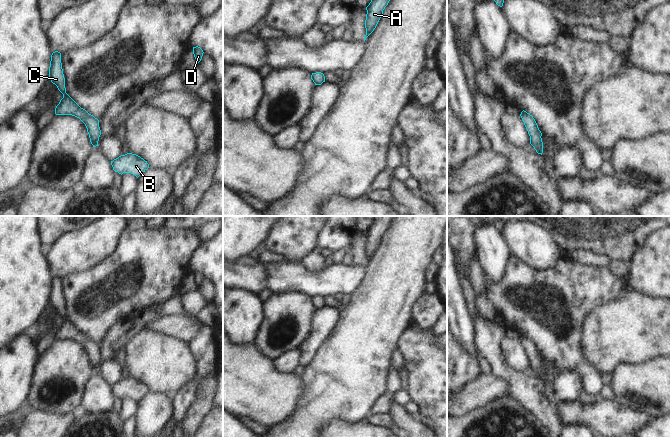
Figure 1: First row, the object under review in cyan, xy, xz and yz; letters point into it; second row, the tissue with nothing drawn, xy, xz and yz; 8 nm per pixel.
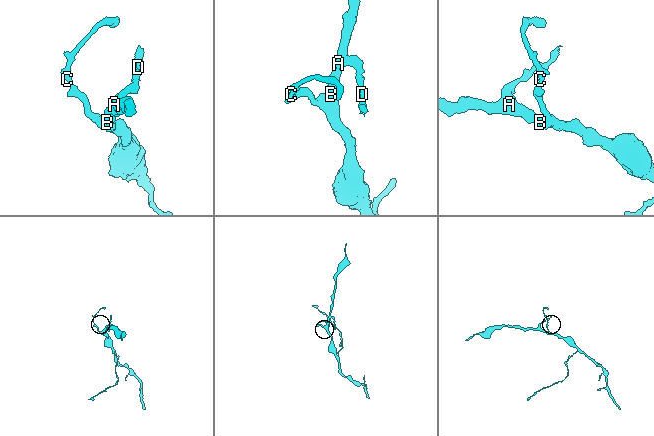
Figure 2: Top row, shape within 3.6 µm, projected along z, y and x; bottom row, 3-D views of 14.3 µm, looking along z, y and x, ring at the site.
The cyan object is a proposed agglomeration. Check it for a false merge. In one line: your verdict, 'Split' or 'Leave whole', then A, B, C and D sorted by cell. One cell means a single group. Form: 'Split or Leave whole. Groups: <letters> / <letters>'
Leave whole. Groups: A B C D.

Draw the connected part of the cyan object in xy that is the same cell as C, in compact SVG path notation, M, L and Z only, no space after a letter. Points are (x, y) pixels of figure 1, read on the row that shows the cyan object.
M55 51L51 55L49 67L49 79L55 84L63 94L63 98L55 108L56 115L72 115L79 118L86 126L90 142L93 147L98 146L101 130L99 120L81 108L67 93L65 88L65 78L61 63L61 53Z

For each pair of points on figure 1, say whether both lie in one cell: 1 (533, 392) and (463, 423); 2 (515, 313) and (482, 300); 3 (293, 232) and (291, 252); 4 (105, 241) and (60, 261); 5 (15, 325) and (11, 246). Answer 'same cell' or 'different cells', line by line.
1: different cells
2: different cells
3: same cell
4: same cell
5: same cell

